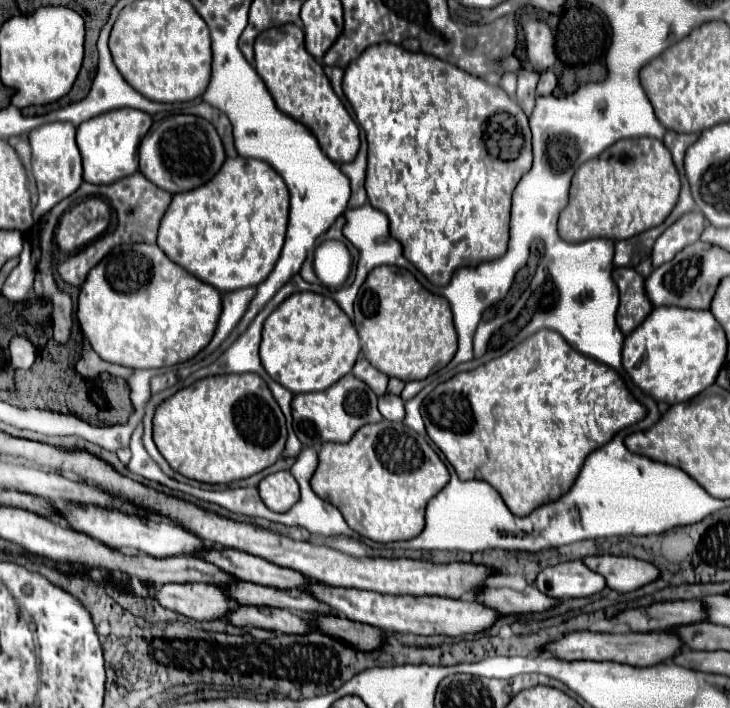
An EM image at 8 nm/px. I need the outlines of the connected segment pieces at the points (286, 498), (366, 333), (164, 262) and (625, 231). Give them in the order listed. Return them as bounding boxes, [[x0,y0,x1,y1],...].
[[259,472,299,512],[353,266,457,382],[77,244,221,368],[559,140,679,244]]

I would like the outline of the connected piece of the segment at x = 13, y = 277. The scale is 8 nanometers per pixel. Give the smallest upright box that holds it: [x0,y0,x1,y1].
[3,236,36,302]

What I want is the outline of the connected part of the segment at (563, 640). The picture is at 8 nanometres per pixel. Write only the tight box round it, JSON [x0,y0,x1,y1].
[543,632,681,666]

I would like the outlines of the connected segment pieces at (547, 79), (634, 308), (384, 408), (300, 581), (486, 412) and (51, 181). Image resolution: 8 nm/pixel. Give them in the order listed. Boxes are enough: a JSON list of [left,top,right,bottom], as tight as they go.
[[537,72,557,94],[613,268,653,334],[379,394,405,420],[199,548,311,588],[421,330,645,516],[29,122,83,222]]

